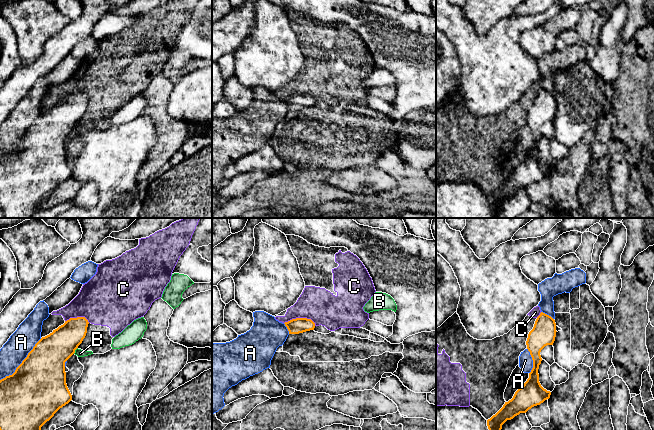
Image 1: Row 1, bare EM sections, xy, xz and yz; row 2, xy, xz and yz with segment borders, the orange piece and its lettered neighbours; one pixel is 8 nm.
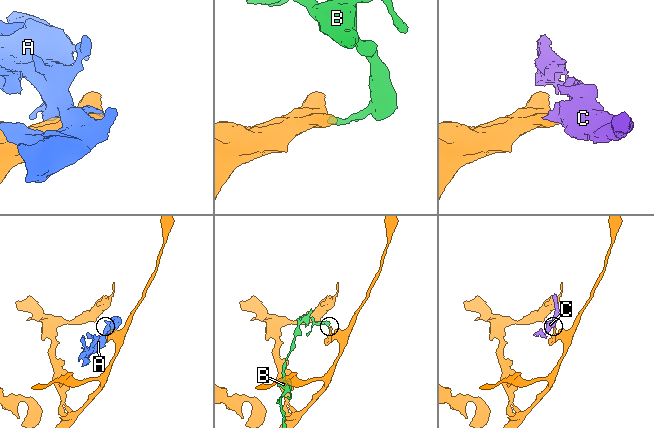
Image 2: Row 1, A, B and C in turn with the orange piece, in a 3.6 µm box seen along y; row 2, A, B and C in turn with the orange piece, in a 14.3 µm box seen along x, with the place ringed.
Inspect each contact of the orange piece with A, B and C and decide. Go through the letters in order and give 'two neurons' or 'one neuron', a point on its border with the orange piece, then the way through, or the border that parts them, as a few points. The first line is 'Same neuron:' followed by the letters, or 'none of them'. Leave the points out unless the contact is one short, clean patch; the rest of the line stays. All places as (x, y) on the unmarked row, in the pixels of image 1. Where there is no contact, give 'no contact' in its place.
Same neuron: none of them
A: two neurons | xy (22, 138)
B: two neurons | xy (75, 125) | along xy (77, 123), (73, 129)
C: two neurons | xz (300, 94) | along xz (284, 99), (296, 94), (309, 94), (315, 101)

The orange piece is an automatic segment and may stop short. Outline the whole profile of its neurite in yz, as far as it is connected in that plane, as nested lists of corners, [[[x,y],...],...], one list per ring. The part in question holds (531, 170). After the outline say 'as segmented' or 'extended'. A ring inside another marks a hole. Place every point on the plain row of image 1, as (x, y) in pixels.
[[[541,88],[526,117],[527,125],[533,136],[533,144],[529,149],[529,154],[515,168],[513,174],[505,178],[503,183],[487,196],[487,202],[494,218],[497,217],[502,201],[507,196],[513,195],[520,189],[526,189],[532,183],[540,181],[550,174],[551,168],[544,165],[539,158],[538,145],[542,137],[540,128],[545,122],[553,121],[556,108],[555,96]]]; as segmented

